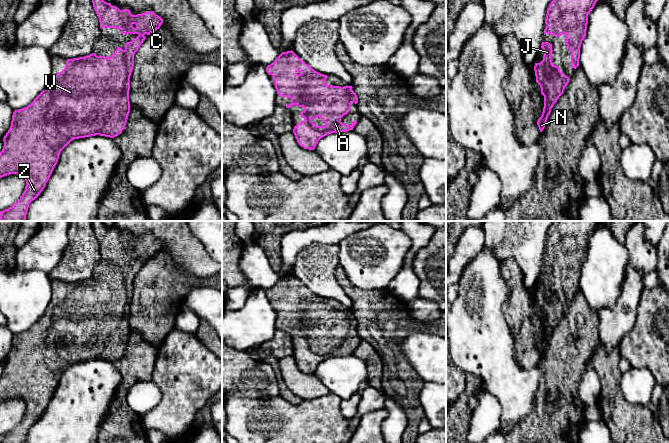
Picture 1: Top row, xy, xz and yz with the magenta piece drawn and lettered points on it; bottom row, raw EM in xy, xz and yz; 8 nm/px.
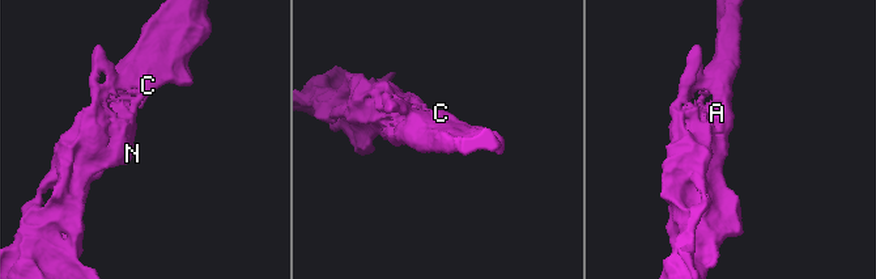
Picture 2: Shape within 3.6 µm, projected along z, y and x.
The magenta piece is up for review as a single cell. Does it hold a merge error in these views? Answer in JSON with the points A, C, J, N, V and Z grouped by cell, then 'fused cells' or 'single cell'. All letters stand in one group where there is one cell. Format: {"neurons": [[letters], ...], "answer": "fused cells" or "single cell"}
{"neurons": [["A", "C", "J", "N", "V", "Z"]], "answer": "single cell"}

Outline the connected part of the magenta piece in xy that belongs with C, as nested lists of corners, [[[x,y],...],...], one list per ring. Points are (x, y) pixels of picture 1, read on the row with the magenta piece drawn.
[[[92,0],[94,10],[99,18],[100,28],[120,29],[122,34],[137,34],[132,41],[125,44],[125,49],[118,47],[110,58],[90,55],[67,59],[65,68],[52,75],[45,89],[27,107],[15,110],[11,126],[3,138],[4,146],[0,152],[0,178],[10,174],[20,174],[25,178],[26,186],[20,199],[11,207],[0,211],[1,221],[26,221],[30,203],[35,200],[46,186],[60,156],[61,151],[74,139],[95,135],[114,138],[125,129],[130,113],[130,76],[134,67],[134,55],[144,42],[145,34],[155,32],[163,19],[153,11],[133,15],[129,9],[120,10],[104,0]]]

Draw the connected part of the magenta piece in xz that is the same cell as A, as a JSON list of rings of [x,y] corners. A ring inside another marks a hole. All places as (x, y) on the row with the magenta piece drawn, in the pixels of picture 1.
[[[292,50],[282,52],[266,67],[266,72],[273,76],[277,94],[291,99],[287,108],[294,105],[304,108],[300,112],[304,120],[293,129],[298,144],[304,149],[314,150],[321,138],[353,130],[357,124],[357,121],[350,125],[341,122],[341,118],[349,113],[351,104],[358,103],[353,87],[327,85],[328,76],[312,69]],[[318,117],[325,123],[323,126],[311,121]]]

